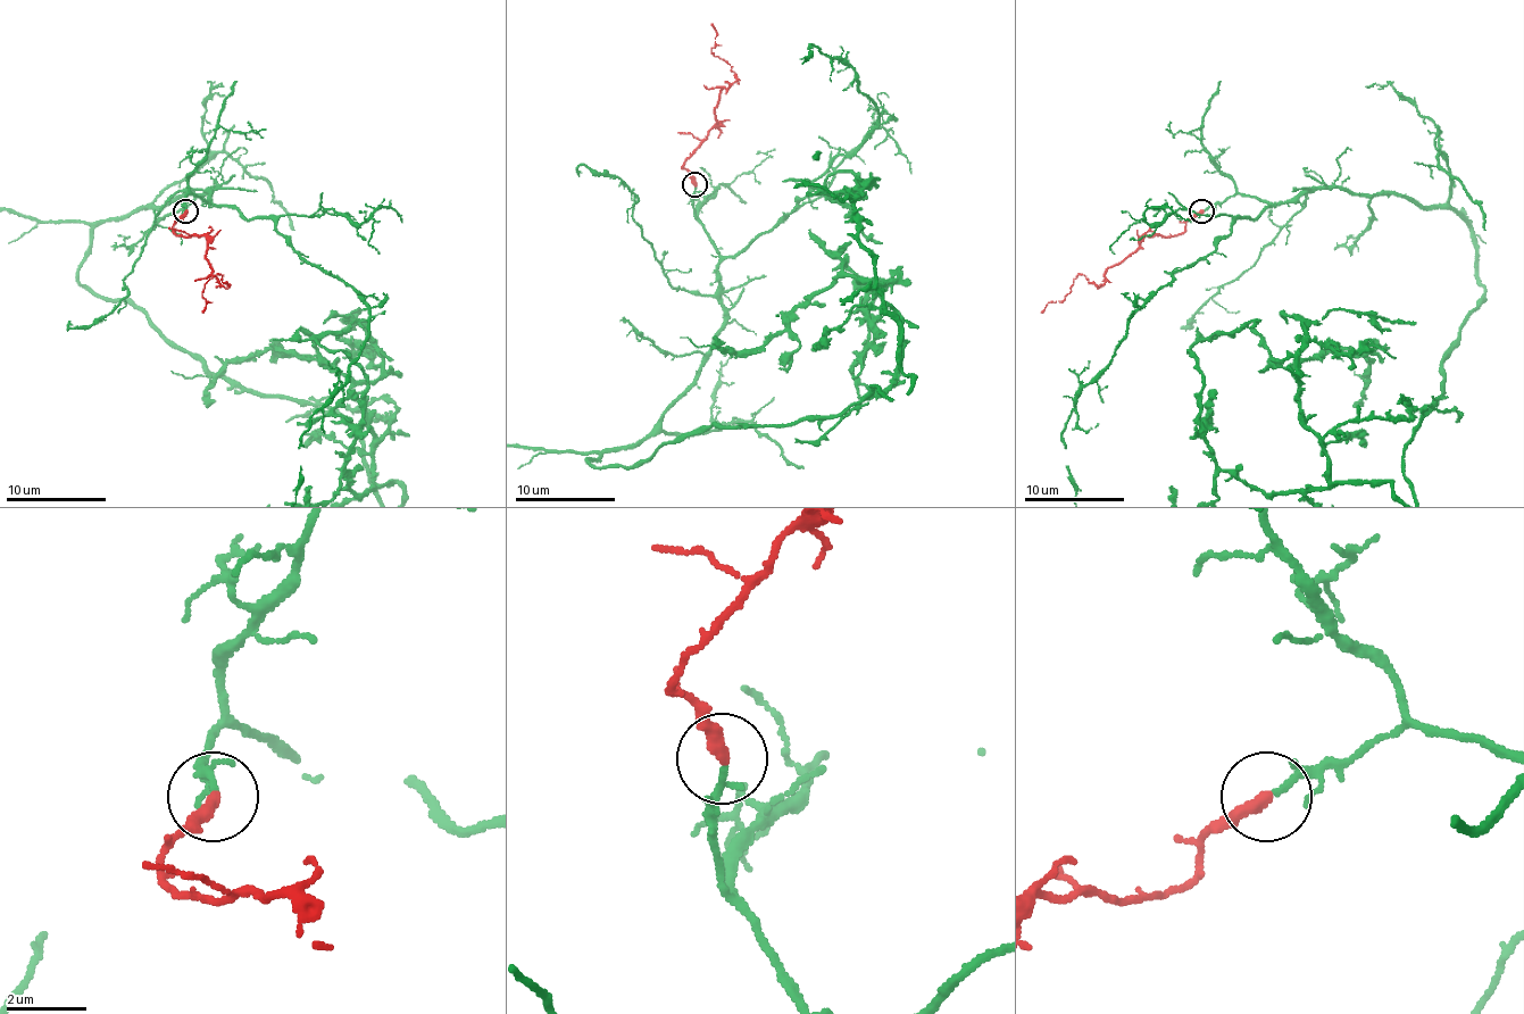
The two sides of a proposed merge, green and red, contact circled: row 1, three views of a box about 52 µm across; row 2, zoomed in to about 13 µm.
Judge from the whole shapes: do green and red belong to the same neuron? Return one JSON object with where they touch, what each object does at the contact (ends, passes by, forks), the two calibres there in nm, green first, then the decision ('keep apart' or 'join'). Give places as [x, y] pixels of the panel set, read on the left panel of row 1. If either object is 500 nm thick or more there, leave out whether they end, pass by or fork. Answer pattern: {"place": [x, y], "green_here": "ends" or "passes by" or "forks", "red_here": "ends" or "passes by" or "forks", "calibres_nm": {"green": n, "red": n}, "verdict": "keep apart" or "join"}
{"place": [185, 212], "green_here": "passes by", "red_here": "ends", "calibres_nm": {"green": 110, "red": 320}, "verdict": "join"}

